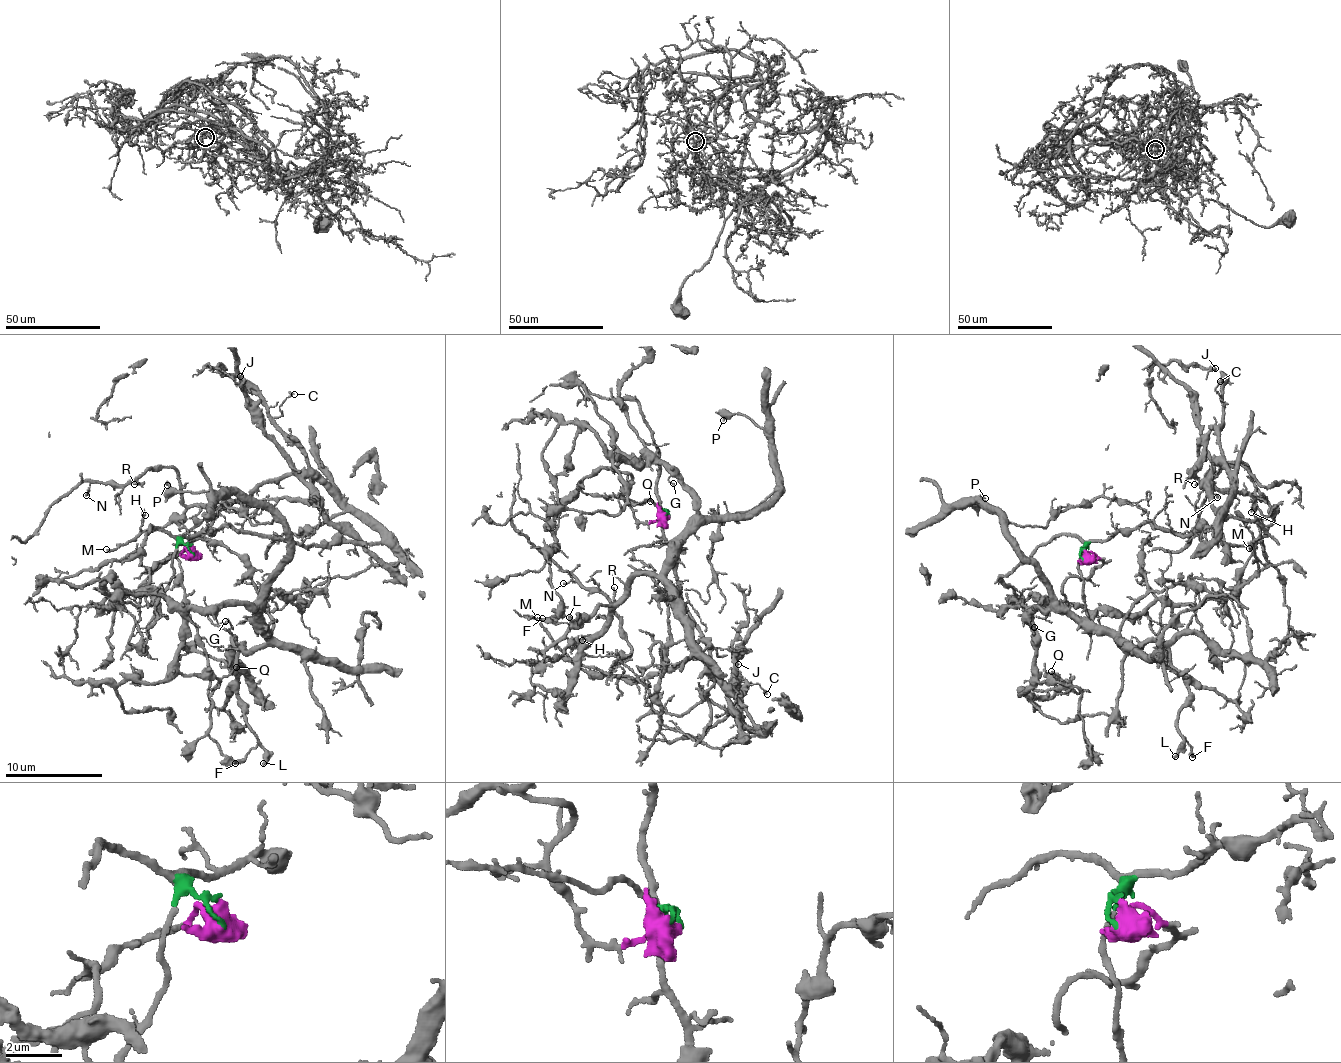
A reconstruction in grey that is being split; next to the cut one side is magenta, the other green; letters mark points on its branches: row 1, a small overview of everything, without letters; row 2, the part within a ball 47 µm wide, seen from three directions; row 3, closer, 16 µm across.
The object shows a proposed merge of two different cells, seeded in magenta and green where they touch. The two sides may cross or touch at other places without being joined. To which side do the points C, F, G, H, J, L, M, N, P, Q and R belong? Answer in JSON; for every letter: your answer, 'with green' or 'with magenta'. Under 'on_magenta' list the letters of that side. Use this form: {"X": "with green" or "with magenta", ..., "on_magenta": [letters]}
{"C": "with green", "F": "with magenta", "G": "with magenta", "H": "with green", "J": "with green", "L": "with magenta", "M": "with green", "N": "with green", "P": "with magenta", "Q": "with magenta", "R": "with green", "on_magenta": ["F", "G", "L", "P", "Q"]}

